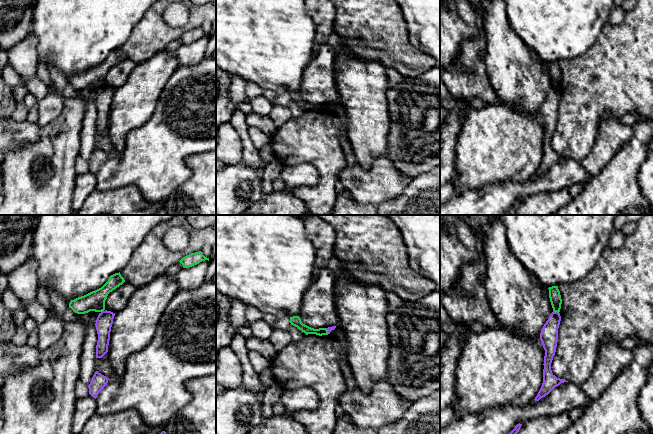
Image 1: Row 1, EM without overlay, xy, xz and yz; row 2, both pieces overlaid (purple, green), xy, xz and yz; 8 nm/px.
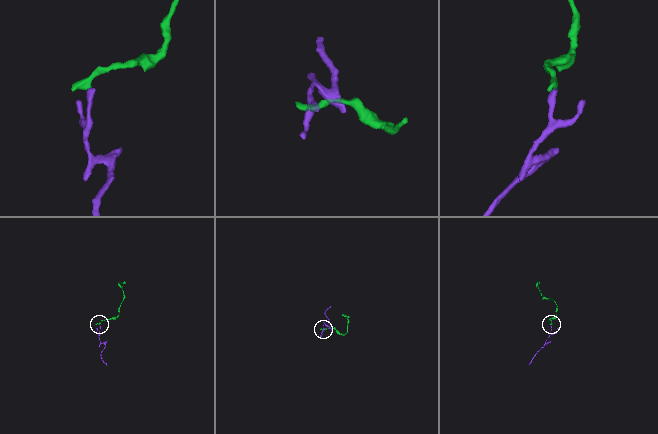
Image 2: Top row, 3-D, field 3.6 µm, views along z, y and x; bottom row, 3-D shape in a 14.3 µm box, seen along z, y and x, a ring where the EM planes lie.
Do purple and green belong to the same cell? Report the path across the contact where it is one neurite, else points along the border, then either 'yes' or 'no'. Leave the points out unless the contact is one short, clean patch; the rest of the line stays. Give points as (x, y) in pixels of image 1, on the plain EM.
along yz (553, 86), (558, 89) | no

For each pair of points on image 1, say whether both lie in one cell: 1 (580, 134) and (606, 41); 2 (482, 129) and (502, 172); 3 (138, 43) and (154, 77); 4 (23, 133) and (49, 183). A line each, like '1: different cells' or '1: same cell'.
1: same cell
2: same cell
3: different cells
4: different cells

